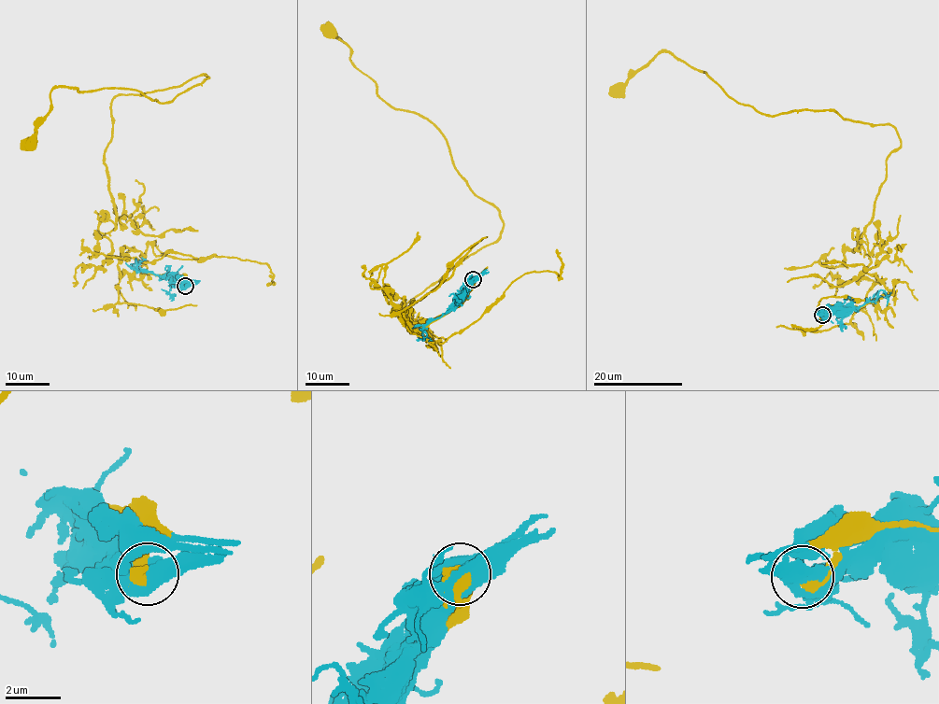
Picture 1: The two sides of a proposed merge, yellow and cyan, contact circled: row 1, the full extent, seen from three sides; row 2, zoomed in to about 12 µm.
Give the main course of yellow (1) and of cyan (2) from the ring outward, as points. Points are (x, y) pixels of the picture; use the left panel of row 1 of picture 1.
1: (185, 286), (121, 275), (105, 154), (111, 100), (208, 77), (164, 104), (53, 88), (21, 149)
2: (185, 286), (178, 285), (169, 276), (136, 271), (140, 263), (136, 273)

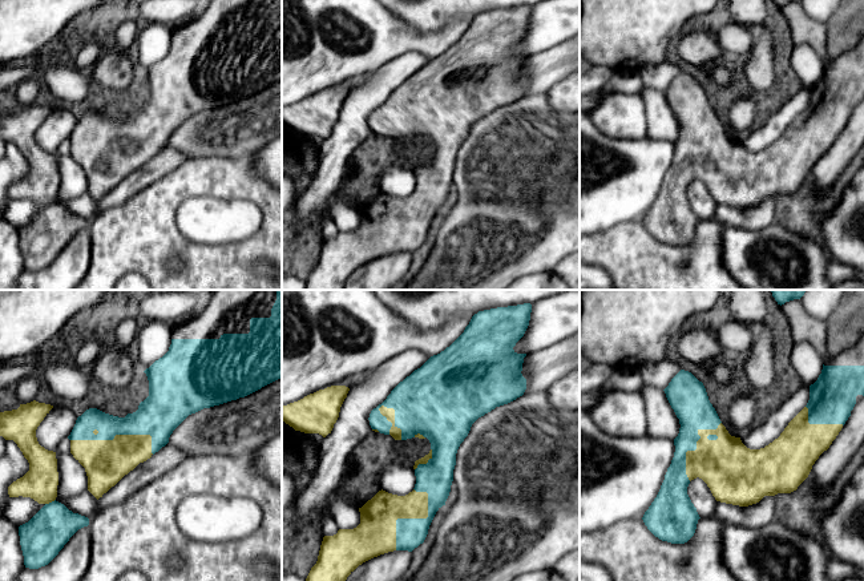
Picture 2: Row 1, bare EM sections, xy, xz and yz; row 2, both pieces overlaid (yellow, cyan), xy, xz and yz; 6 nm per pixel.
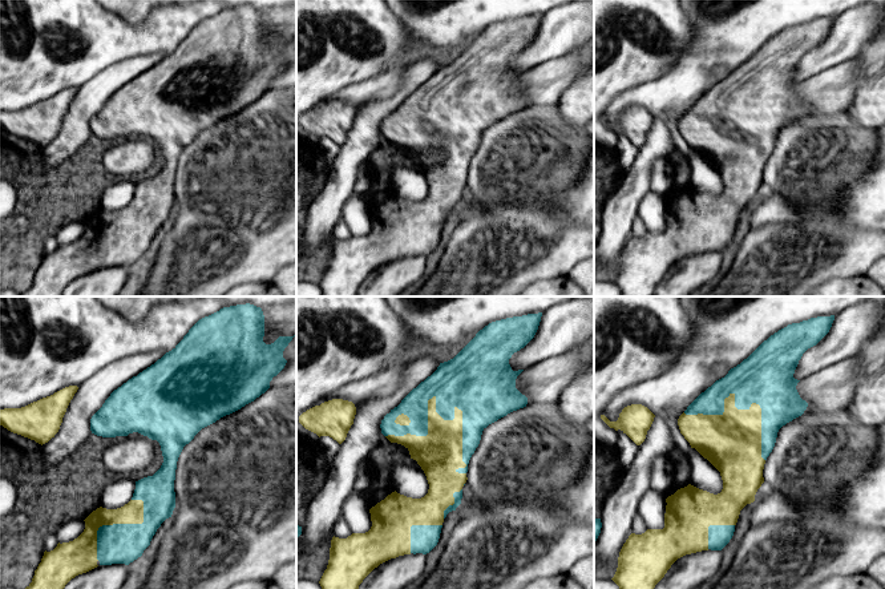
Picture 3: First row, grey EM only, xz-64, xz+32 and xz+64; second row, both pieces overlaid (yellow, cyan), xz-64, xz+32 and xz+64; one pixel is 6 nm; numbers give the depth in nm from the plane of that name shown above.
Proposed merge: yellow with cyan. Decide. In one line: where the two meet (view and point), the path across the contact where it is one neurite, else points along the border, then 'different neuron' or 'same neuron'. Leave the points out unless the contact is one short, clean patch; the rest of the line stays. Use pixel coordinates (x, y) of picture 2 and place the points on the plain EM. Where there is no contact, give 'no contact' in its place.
xy (120, 137) | different neuron

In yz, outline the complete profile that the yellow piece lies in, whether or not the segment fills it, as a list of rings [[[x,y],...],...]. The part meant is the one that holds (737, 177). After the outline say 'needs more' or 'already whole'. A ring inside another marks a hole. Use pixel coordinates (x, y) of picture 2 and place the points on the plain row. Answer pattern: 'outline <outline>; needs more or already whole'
outline [[[804,109],[778,141],[760,152],[747,150],[740,140],[731,138],[722,125],[716,132],[698,132],[701,141],[697,144],[697,152],[686,154],[686,177],[690,183],[702,181],[716,203],[748,209],[764,198],[796,193],[841,130],[843,126],[810,126],[808,110]]]; already whole

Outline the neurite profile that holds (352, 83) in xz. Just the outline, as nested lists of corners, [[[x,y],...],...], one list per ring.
[[[375,72],[366,73],[362,76],[355,76],[355,77],[351,77],[348,80],[344,80],[340,84],[336,84],[332,88],[346,88],[350,92],[352,92],[355,88],[364,85],[374,74],[375,74]]]

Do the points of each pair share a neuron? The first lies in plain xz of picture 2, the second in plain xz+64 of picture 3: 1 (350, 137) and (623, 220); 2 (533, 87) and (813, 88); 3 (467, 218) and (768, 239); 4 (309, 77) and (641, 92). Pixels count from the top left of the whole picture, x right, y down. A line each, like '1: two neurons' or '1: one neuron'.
1: one neuron
2: one neuron
3: one neuron
4: two neurons

